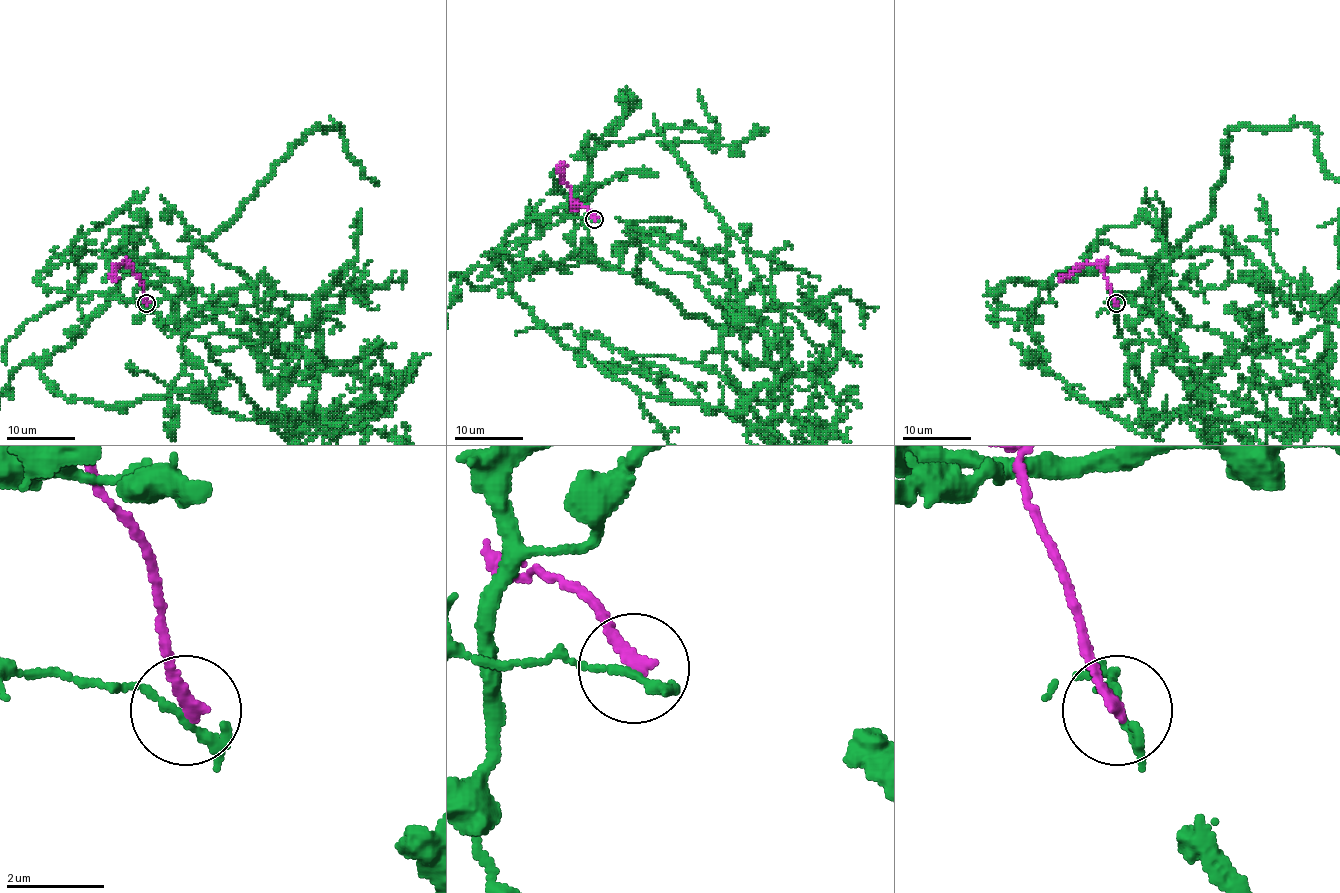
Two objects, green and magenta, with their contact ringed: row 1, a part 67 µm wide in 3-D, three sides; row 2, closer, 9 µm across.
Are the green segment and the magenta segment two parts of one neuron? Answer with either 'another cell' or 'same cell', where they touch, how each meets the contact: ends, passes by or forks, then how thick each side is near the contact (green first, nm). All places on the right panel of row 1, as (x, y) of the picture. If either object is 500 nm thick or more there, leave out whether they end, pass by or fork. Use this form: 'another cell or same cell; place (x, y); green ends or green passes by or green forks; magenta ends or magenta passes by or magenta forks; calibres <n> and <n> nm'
another cell; place (1116, 303); green passes by; magenta ends; calibres 150 and 240 nm

